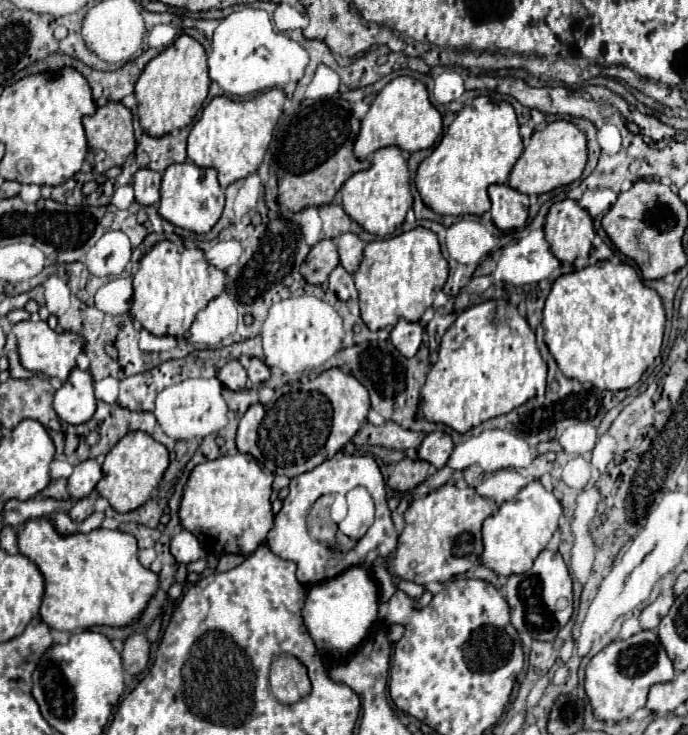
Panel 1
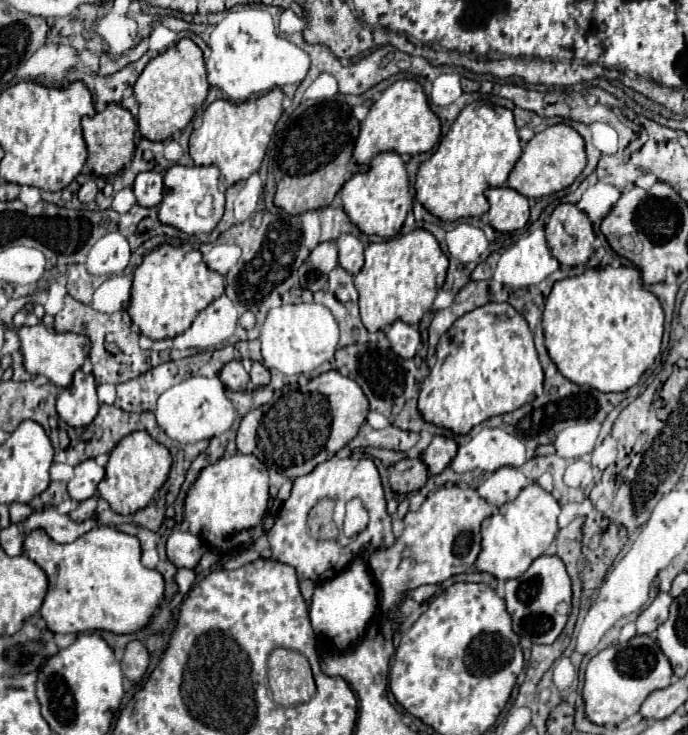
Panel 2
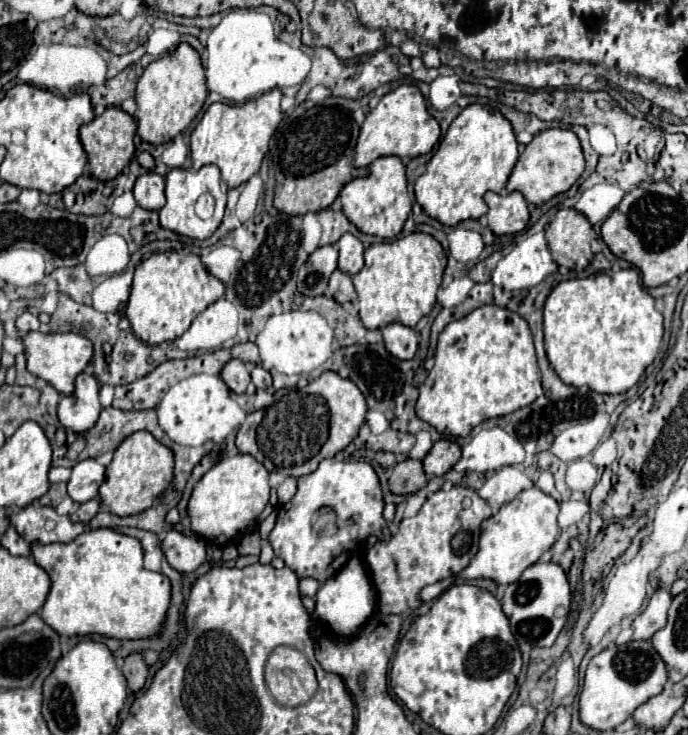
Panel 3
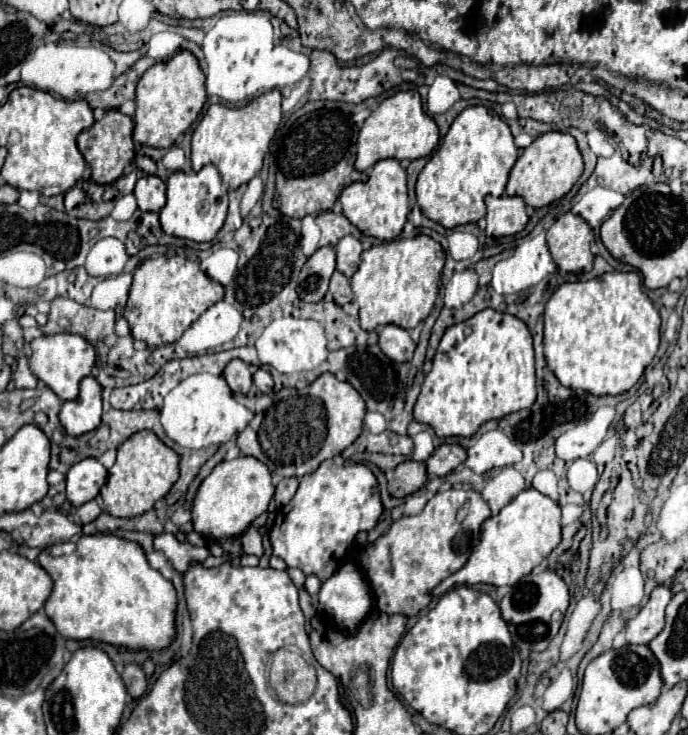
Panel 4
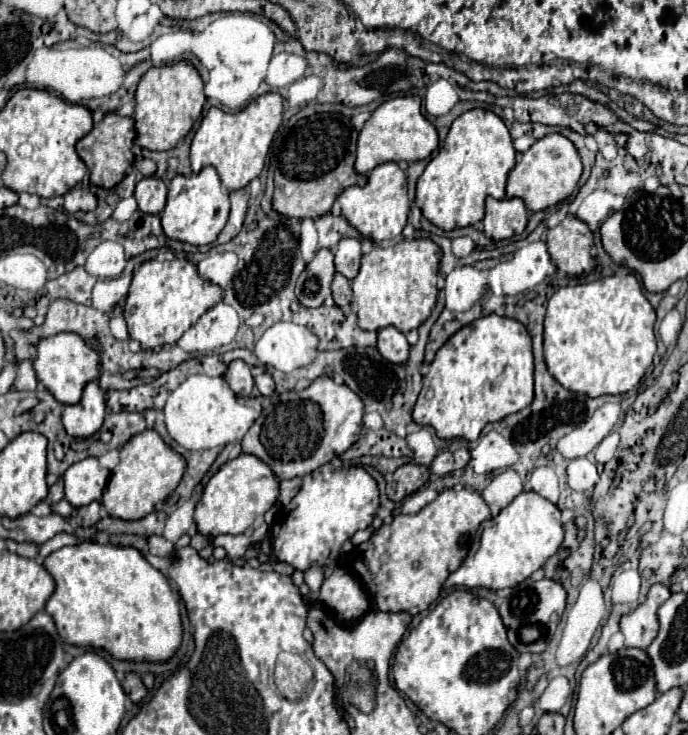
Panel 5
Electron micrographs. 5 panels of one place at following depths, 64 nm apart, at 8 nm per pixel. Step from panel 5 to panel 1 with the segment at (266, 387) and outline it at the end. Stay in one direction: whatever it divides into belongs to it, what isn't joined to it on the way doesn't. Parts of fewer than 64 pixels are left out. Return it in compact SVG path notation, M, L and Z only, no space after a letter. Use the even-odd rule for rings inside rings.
M250 358L250 366L248 366L248 380L252 384L260 384L266 382L270 376L270 368L260 360L260 358Z

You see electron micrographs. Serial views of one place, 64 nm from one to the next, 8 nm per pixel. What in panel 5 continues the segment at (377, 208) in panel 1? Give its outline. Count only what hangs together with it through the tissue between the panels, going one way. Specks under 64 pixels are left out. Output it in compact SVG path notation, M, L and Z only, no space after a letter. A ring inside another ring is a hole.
M384 162L376 166L364 188L350 186L338 196L338 204L342 206L342 216L364 236L374 242L384 242L392 240L402 234L406 222L408 222L408 212L410 212L410 200L406 194L406 174L400 170L396 162Z

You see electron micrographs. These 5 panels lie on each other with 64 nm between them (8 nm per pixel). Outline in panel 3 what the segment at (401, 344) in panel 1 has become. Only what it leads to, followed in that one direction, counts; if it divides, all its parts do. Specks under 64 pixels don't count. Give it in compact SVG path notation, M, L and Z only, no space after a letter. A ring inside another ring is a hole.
M394 322L394 324L384 326L382 334L384 334L386 348L388 348L388 352L392 352L392 356L396 356L400 360L414 358L414 354L418 350L418 336L412 328L408 328L400 322Z

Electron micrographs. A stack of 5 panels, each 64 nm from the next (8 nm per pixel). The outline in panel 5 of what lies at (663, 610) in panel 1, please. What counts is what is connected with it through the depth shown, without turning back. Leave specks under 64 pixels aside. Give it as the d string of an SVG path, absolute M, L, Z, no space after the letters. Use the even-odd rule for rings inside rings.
M654 584L642 602L632 614L620 620L620 630L626 638L626 646L634 648L648 648L648 644L656 638L660 630L658 622L658 608L670 598L670 590L662 584Z

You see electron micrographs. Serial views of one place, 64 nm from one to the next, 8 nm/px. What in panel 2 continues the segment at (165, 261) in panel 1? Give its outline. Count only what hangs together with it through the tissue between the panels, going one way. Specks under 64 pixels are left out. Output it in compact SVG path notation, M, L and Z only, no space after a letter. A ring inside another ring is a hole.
M162 244L144 256L134 272L128 314L132 324L152 340L174 338L190 328L198 312L224 294L224 276L210 270L198 250L182 252L180 246Z

